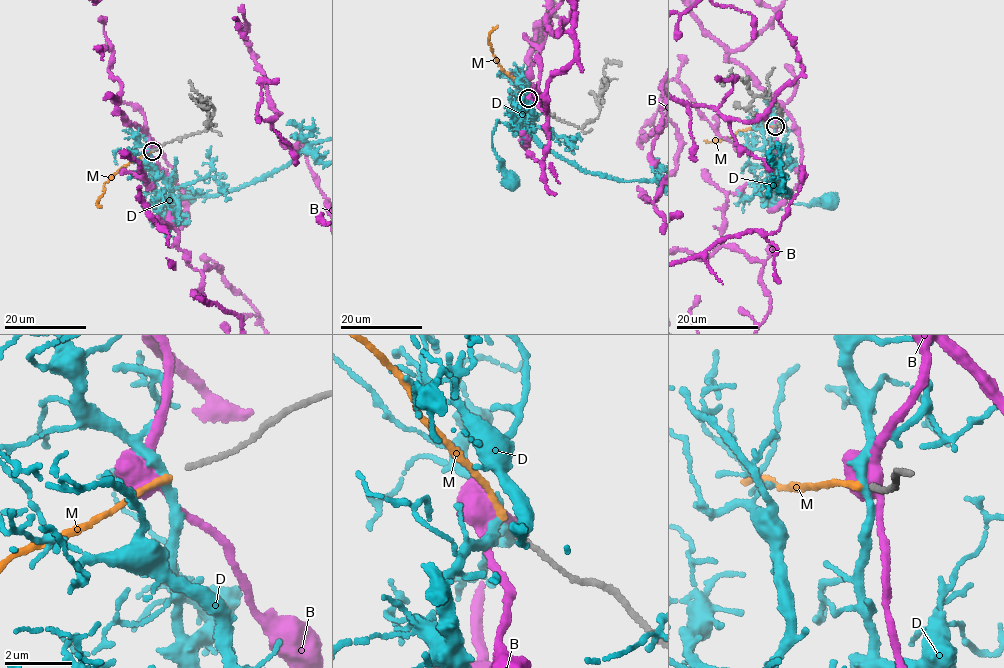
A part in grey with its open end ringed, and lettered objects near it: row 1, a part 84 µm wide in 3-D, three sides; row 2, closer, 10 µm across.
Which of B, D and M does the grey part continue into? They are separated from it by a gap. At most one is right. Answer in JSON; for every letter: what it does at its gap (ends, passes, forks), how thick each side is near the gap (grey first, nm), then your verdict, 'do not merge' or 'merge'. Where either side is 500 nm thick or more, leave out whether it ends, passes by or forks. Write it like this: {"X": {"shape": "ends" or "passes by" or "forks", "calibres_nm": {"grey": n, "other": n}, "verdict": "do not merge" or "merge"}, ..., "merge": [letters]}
{"B": {"shape": "forks", "calibres_nm": {"grey": 140, "other": 400}, "verdict": "do not merge"}, "D": {"shape": "passes by", "calibres_nm": {"grey": 140, "other": 260}, "verdict": "do not merge"}, "M": {"shape": "ends", "calibres_nm": {"grey": 140, "other": 200}, "verdict": "merge"}, "merge": ["M"]}

